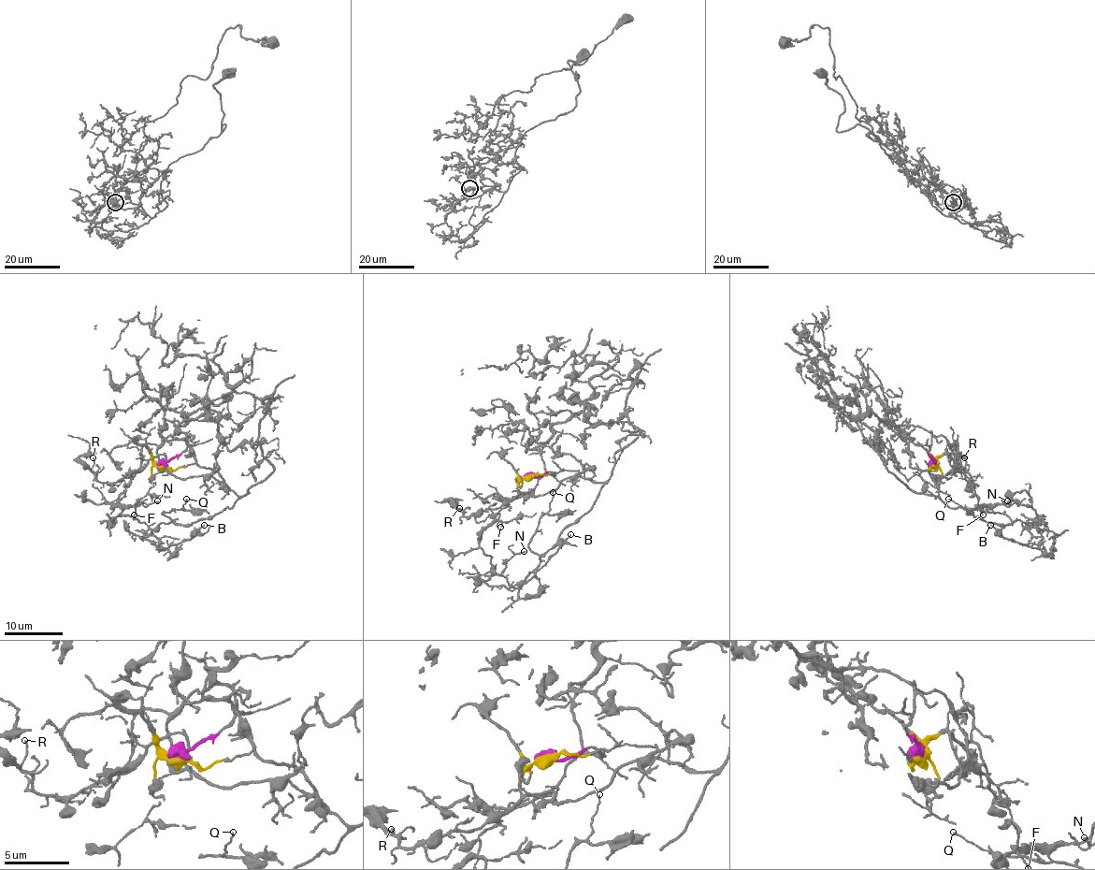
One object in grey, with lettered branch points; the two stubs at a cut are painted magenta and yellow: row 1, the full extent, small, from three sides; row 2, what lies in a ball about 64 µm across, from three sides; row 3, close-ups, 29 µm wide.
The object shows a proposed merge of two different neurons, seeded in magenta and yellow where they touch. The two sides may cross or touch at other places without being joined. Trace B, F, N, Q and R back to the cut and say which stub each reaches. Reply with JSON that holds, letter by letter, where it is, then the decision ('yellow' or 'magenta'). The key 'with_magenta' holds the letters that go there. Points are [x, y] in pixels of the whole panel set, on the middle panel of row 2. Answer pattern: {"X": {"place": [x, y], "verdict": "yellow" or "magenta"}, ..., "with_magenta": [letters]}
{"B": {"place": [570, 534], "verdict": "yellow"}, "F": {"place": [500, 527], "verdict": "yellow"}, "N": {"place": [524, 551], "verdict": "yellow"}, "Q": {"place": [553, 492], "verdict": "yellow"}, "R": {"place": [459, 508], "verdict": "yellow"}, "with_magenta": []}

